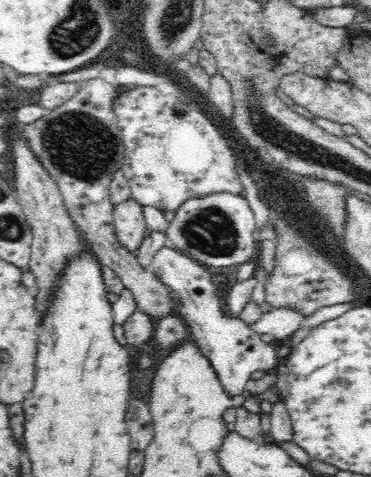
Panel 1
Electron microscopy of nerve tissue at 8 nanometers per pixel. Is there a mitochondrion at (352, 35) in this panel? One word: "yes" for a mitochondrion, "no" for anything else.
no

